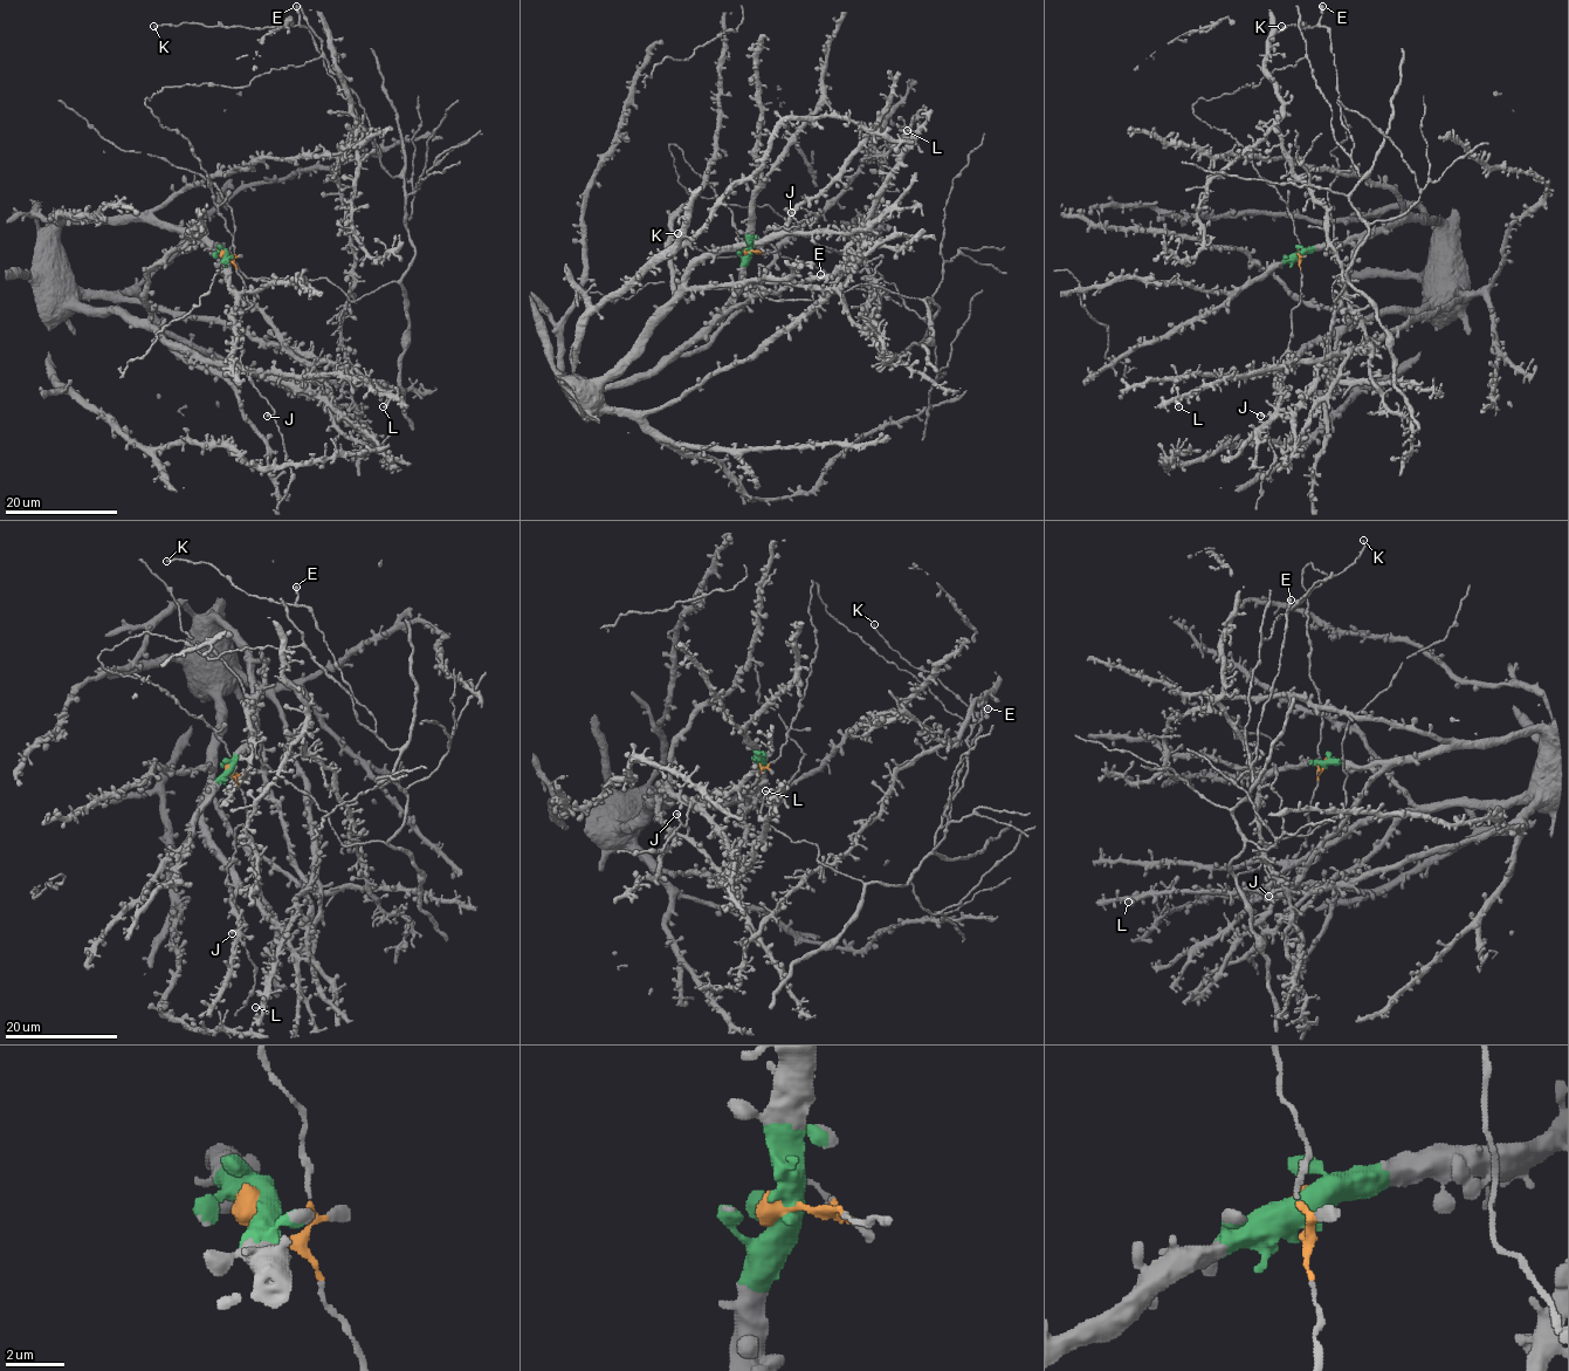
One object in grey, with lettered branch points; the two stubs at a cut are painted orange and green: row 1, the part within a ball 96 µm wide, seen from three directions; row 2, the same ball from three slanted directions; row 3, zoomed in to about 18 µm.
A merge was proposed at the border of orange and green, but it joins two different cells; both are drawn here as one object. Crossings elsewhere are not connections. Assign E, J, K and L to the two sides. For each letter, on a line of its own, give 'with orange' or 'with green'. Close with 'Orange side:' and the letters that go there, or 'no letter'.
E: with orange
J: with orange
K: with orange
L: with green
Orange side: E, J, K

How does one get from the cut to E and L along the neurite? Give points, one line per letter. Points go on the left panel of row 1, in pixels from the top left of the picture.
E: (224, 255), (233, 235), (208, 177), (146, 98), (245, 87), (323, 57), (379, 155), (295, 5)
L: (224, 255), (210, 247), (224, 278), (297, 356), (316, 367), (332, 362), (363, 377), (390, 398), (383, 406)

